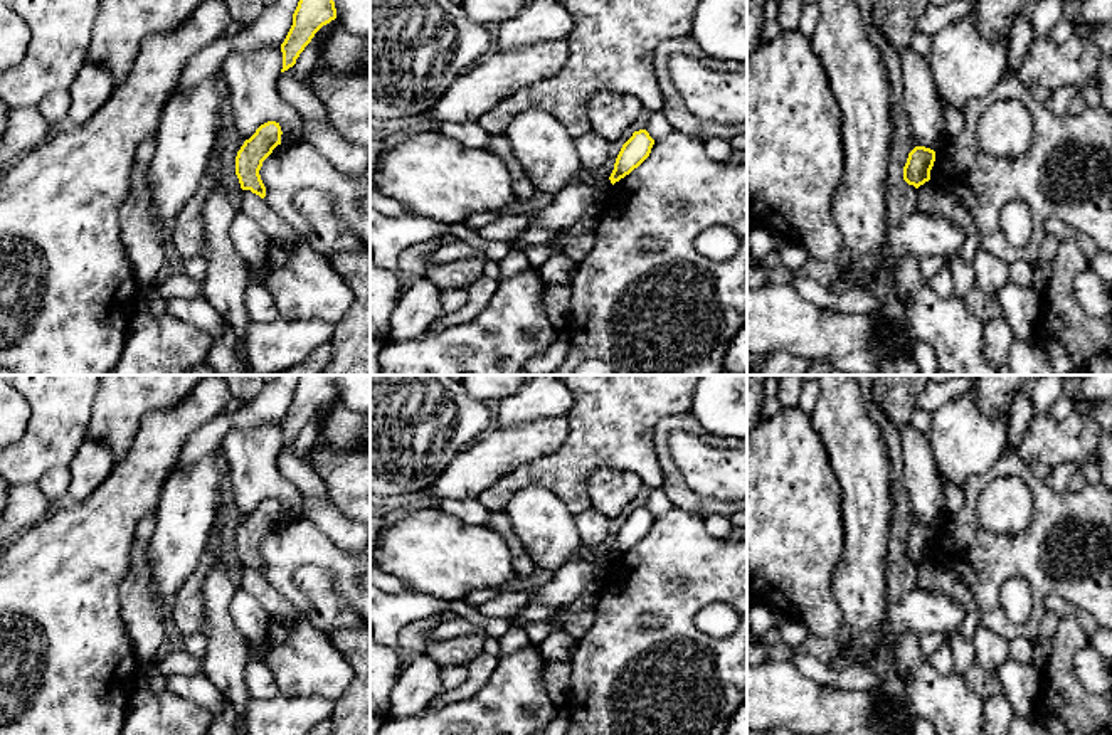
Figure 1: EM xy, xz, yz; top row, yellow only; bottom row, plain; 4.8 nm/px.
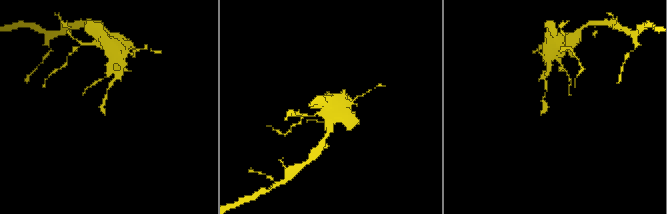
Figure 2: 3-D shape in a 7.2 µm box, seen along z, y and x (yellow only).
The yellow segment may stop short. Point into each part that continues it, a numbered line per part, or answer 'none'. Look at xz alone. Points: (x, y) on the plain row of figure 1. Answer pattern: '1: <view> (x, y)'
none

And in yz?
none

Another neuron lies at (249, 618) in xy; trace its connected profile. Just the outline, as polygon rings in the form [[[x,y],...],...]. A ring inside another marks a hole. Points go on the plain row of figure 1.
[[[237,587],[229,612],[234,626],[251,648],[259,649],[269,636],[269,617],[262,605],[251,594]]]

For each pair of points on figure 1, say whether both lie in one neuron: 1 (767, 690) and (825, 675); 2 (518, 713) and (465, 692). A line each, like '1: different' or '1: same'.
1: different
2: different

